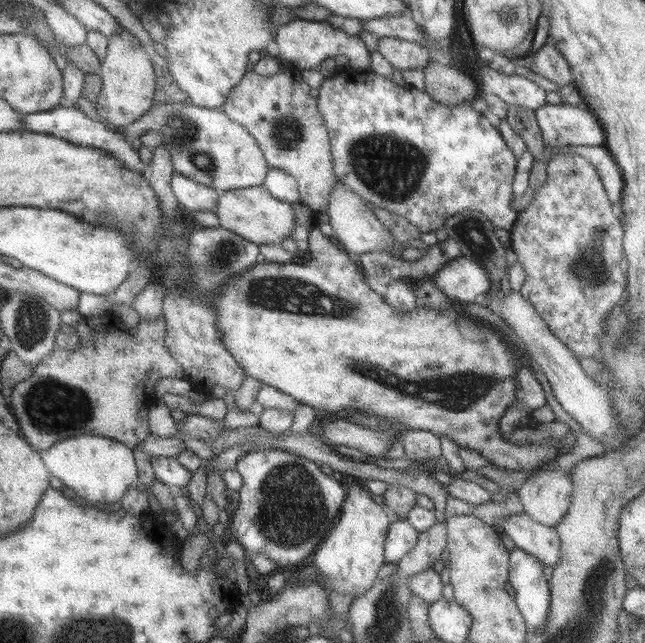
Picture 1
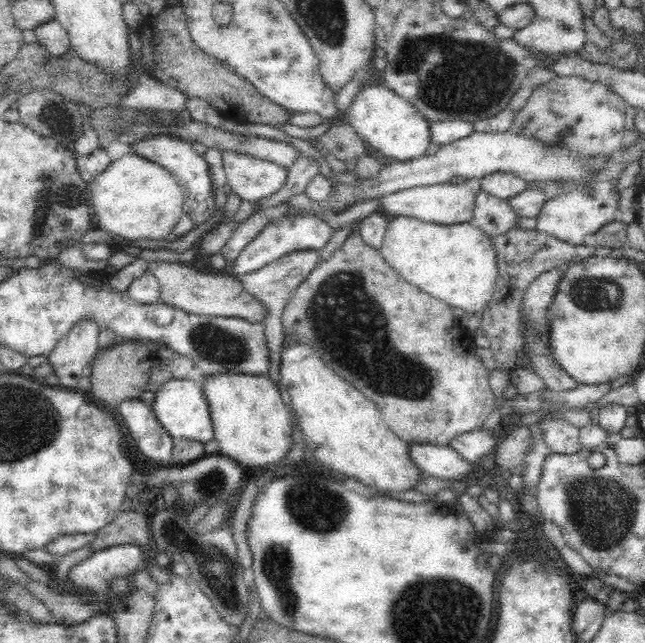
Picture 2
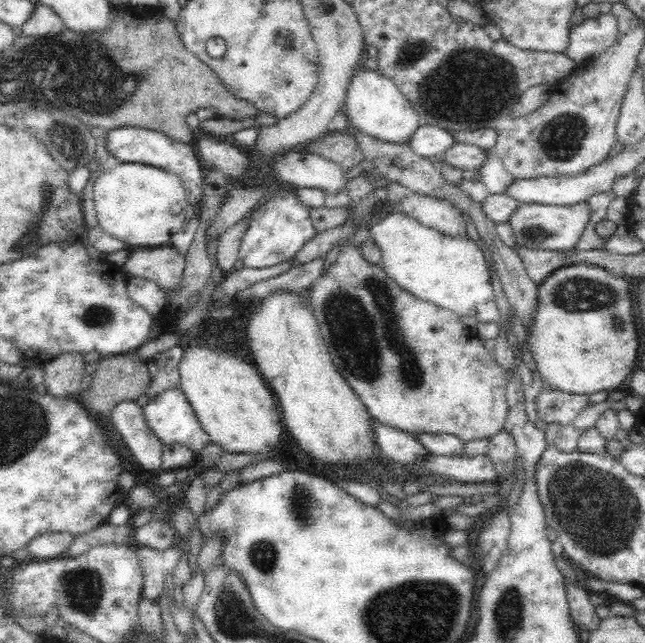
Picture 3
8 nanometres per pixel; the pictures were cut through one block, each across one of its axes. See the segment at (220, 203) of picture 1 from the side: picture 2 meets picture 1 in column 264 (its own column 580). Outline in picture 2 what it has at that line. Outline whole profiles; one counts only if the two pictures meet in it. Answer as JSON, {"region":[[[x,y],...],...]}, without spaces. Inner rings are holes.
{"region":[[[615,180],[600,181],[600,184],[594,184],[592,188],[574,190],[558,198],[549,198],[542,206],[540,213],[534,217],[536,231],[552,235],[553,238],[572,246],[578,246],[584,243],[586,234],[598,232],[602,226],[619,217],[617,200],[619,200],[619,194],[615,190]]]}

